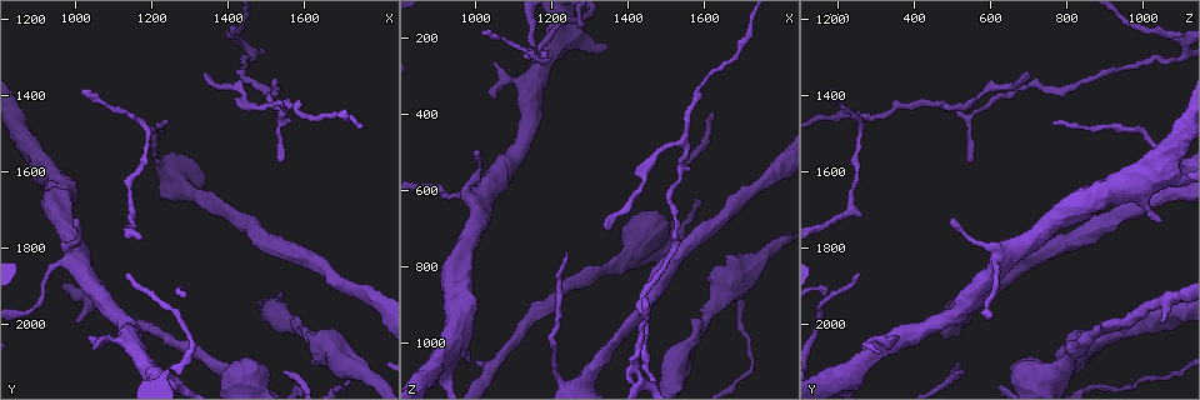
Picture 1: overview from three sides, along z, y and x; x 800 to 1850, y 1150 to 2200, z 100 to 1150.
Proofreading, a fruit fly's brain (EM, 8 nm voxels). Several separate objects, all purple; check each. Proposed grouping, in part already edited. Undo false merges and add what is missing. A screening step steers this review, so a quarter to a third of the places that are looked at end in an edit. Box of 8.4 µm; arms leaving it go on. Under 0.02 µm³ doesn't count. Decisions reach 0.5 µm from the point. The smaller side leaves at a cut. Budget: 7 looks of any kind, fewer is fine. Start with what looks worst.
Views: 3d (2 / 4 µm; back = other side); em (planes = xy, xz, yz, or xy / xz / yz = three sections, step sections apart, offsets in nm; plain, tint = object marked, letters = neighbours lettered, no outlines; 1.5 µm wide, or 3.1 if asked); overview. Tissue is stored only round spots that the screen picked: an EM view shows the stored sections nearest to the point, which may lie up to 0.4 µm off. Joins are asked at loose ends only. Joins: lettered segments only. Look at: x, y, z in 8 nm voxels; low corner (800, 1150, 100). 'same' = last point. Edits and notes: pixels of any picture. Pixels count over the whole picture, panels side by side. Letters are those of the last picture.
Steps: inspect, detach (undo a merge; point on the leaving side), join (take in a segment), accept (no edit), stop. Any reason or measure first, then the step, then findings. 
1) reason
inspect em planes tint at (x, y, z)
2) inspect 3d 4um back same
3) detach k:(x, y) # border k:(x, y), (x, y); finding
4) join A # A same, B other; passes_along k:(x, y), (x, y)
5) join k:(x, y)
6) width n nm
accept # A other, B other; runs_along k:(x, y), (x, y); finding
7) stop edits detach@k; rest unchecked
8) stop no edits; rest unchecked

an open end
inspect em xz step 8 tint at (980, 1725, 1055)

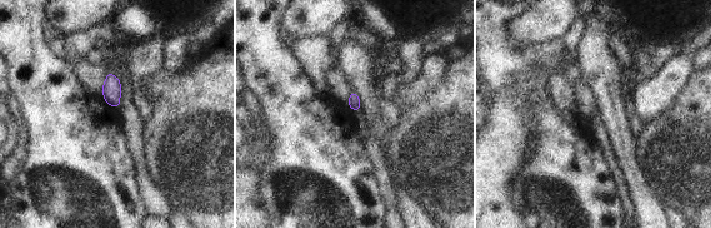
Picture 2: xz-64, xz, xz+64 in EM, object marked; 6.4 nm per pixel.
inspect em planes letters same

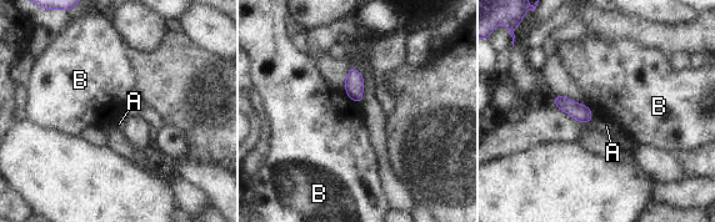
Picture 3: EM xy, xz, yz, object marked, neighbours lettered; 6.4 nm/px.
join A # A same, B other; the neuron continues

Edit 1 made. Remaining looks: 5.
inspect overview

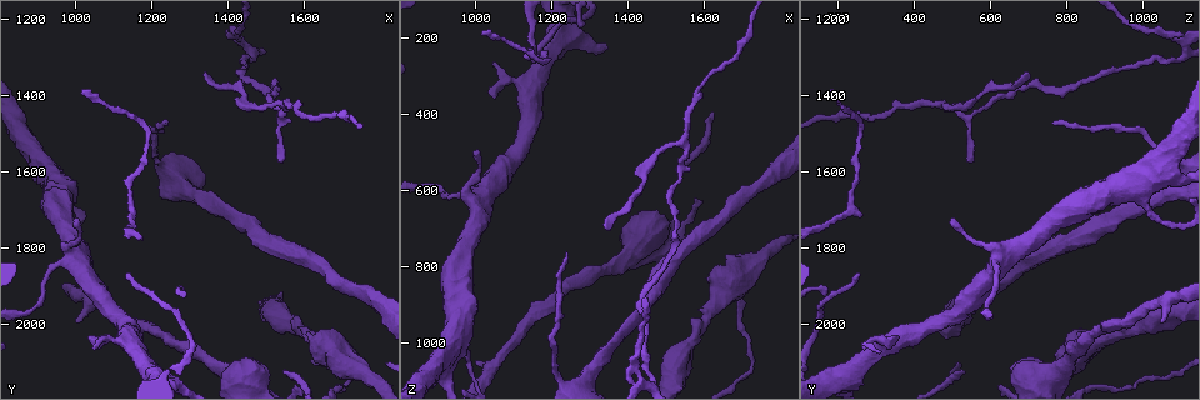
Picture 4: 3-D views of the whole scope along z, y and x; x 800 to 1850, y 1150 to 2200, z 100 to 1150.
free end
inspect em xz step 4 letters at (1545, 1575, 555)

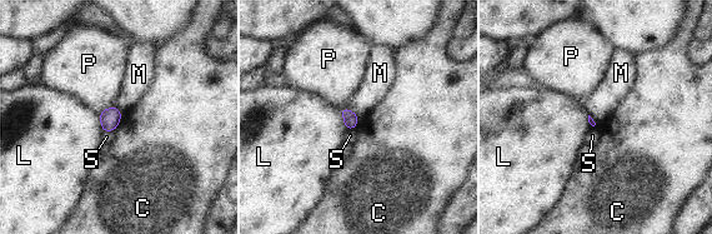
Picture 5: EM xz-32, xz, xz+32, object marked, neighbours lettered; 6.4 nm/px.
accept # C other, L other, M other, P other, S other; border 5:(123, 113), (119, 124), (113, 130); no lettered segment goes on from it

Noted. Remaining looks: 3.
inspect 3d 2um at (995, 1720, 505)

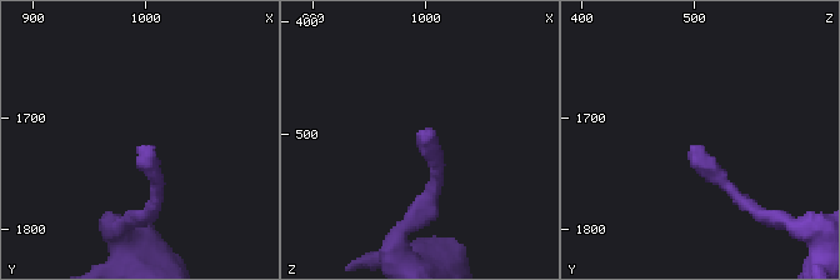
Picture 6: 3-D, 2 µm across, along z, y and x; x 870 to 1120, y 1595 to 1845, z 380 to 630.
inspect em planes letters at (1002, 1726, 498)

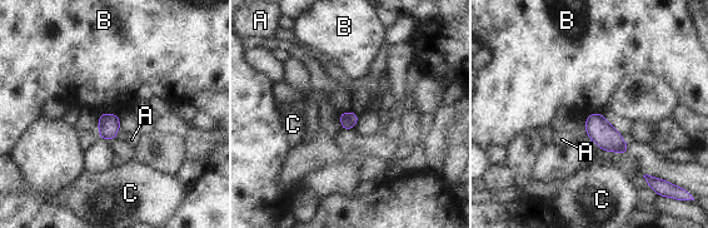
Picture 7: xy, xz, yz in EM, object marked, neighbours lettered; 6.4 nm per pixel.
longest_contact B 130 nm
accept # A other, B other, C other; border 7:(118, 114), (101, 113), (99, 115); none of them fits

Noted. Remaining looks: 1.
stop edits join@3; rest unchecked

